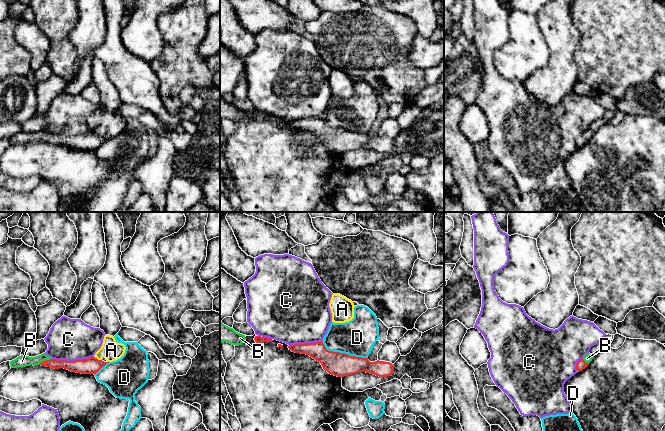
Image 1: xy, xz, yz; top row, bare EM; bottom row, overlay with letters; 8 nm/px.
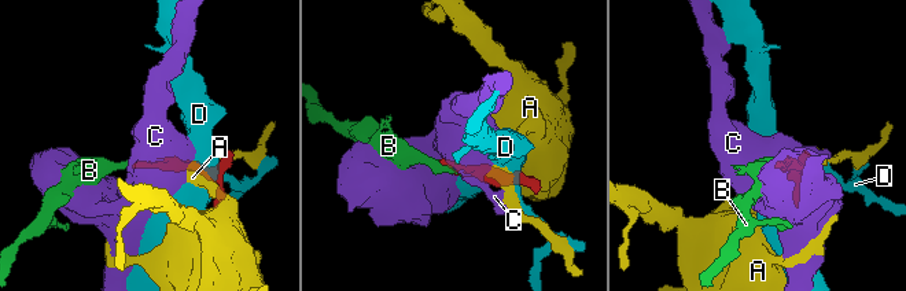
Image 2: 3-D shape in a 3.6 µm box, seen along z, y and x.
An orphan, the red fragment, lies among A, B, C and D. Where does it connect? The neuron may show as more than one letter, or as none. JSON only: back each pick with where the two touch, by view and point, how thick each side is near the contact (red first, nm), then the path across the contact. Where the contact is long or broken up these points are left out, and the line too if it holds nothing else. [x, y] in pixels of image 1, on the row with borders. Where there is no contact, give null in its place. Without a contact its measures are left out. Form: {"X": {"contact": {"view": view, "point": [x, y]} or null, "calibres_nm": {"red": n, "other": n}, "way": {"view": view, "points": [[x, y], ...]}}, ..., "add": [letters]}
{"B": {"contact": {"view": "xy", "point": [43, 361]}, "calibres_nm": {"red": 90, "other": 100}}, "add": ["B"]}

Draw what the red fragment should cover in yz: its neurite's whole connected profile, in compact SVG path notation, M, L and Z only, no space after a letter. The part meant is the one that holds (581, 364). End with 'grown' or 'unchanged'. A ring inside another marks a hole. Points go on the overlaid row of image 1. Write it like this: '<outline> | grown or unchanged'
M588 353L582 359L580 359L576 364L577 371L579 372L585 369L592 361L593 357L594 356L592 354Z | grown

